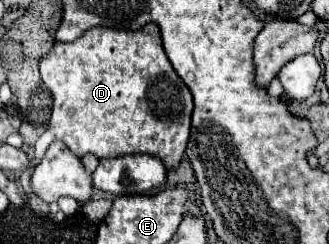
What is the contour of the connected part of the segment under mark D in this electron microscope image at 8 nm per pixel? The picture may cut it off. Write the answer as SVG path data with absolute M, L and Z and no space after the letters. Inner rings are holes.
M154 22L146 24L146 26L144 26L144 28L140 28L140 30L116 30L116 28L94 26L94 28L86 30L86 32L84 32L80 38L76 38L74 42L54 42L52 50L50 50L48 54L44 54L40 62L42 62L42 82L44 82L44 84L46 84L46 88L52 92L54 106L52 106L52 116L50 116L48 128L46 128L46 132L38 138L38 142L36 142L36 146L34 146L34 159L30 162L30 165L20 177L23 190L28 198L28 205L37 215L46 217L49 213L49 205L33 193L30 186L31 174L34 167L36 167L41 161L42 156L44 156L44 152L46 152L46 148L50 146L50 142L52 142L54 138L64 140L64 142L66 142L66 146L68 146L68 148L70 148L70 150L72 150L78 158L82 158L84 154L94 154L94 156L98 156L98 158L106 158L106 156L122 156L122 154L142 154L142 152L146 152L146 154L154 154L154 156L162 158L162 162L164 162L170 170L172 170L172 168L178 168L178 164L180 164L180 160L182 160L182 154L184 154L184 150L186 150L186 144L188 144L188 136L190 136L192 94L190 94L190 90L186 88L186 84L184 84L184 82L180 84L178 74L174 72L174 68L172 68L172 64L170 64L168 56L164 54L164 48L162 48L162 38L160 38L160 30L158 30L158 26L156 26ZM154 84L158 84L158 86L162 88L162 90L156 90L156 94L154 94Z

